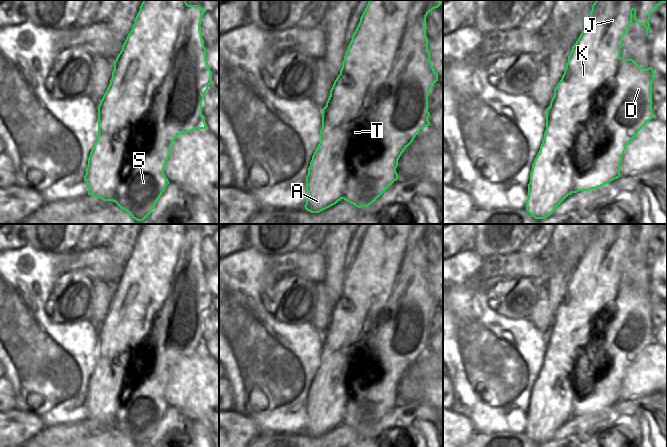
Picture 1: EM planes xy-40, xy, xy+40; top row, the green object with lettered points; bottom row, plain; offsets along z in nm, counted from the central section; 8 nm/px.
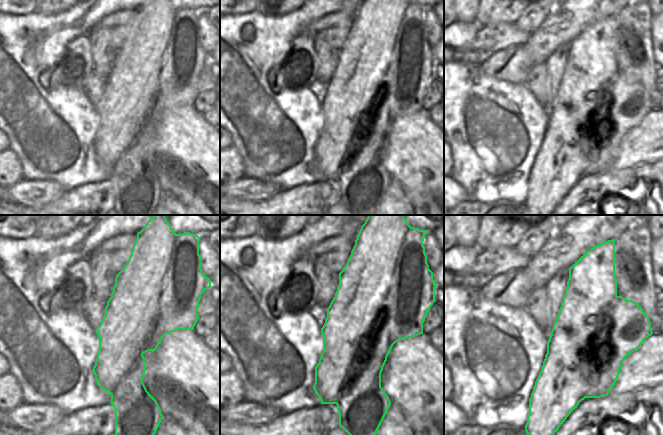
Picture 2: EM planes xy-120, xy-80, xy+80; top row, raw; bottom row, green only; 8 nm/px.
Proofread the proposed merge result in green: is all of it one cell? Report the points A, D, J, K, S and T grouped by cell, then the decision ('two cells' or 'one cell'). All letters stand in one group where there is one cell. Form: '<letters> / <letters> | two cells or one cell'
A J K T / D S | two cells

